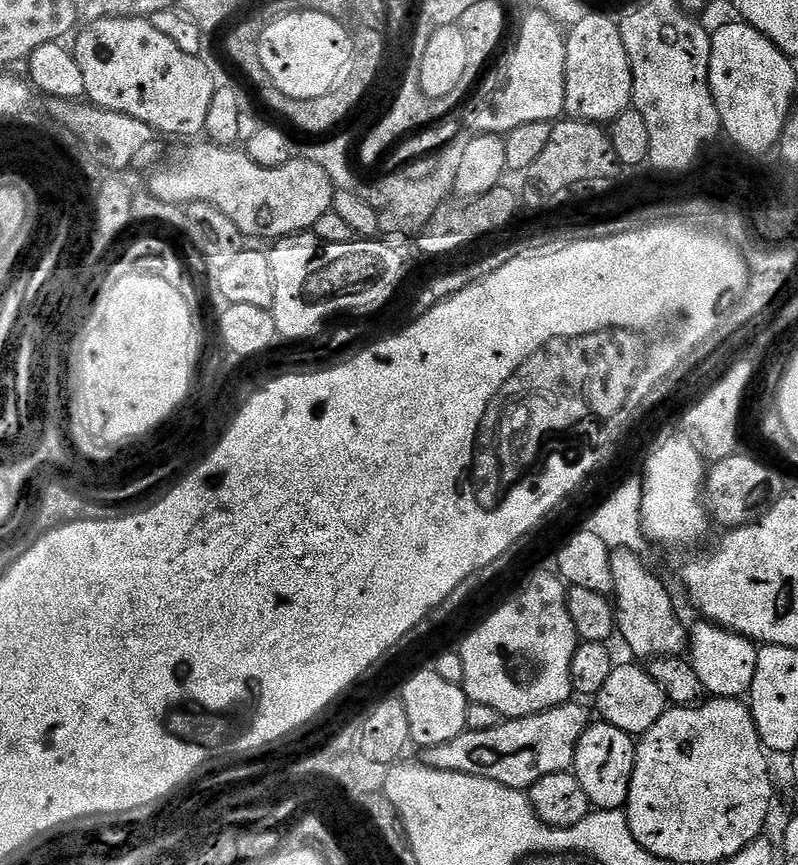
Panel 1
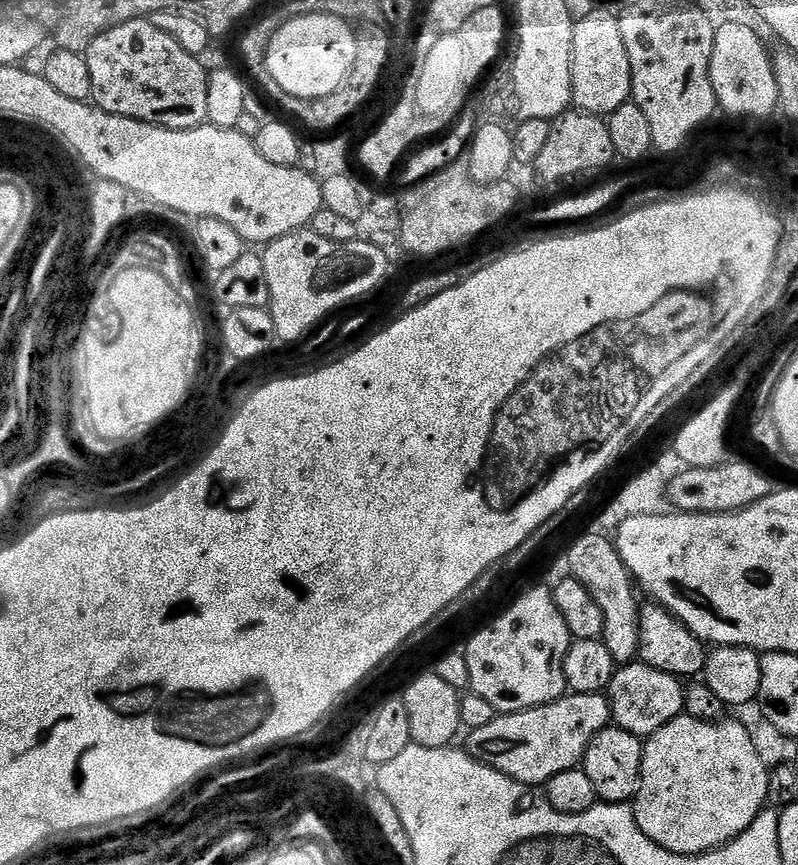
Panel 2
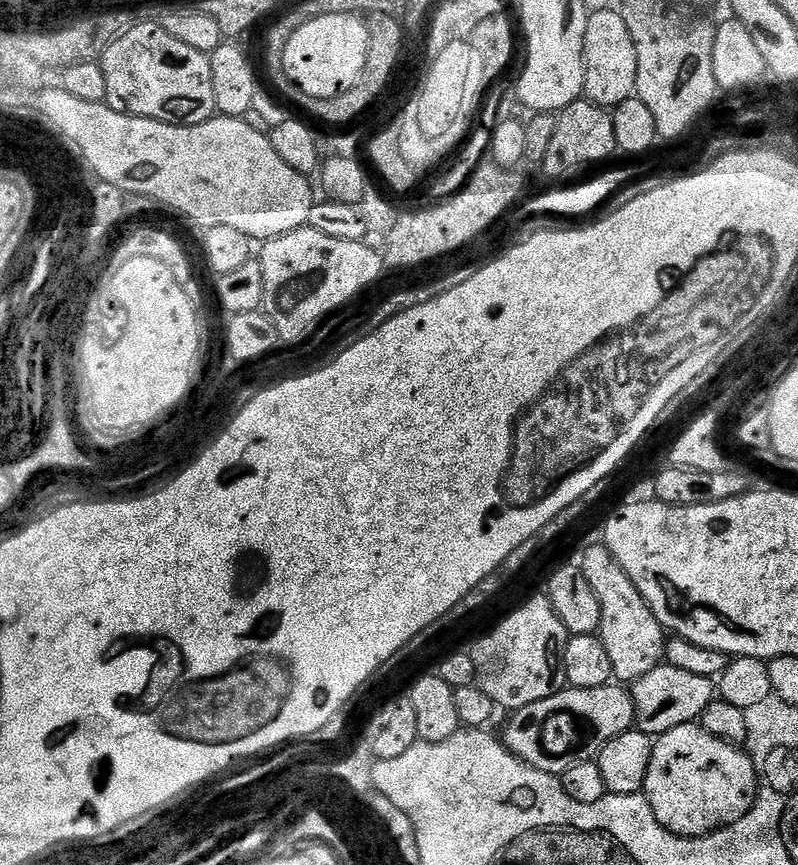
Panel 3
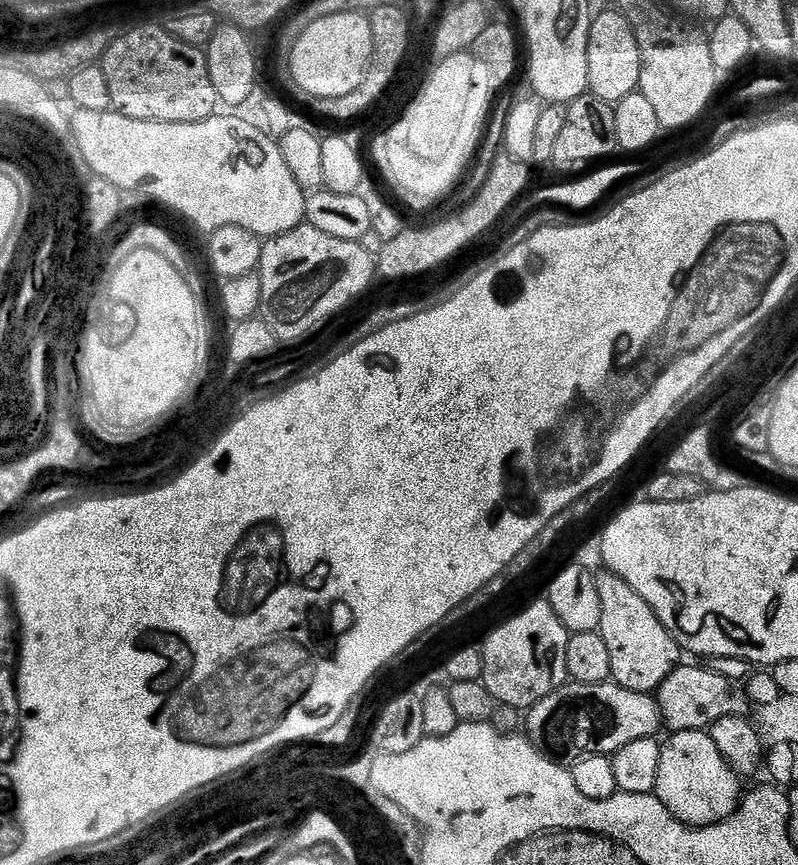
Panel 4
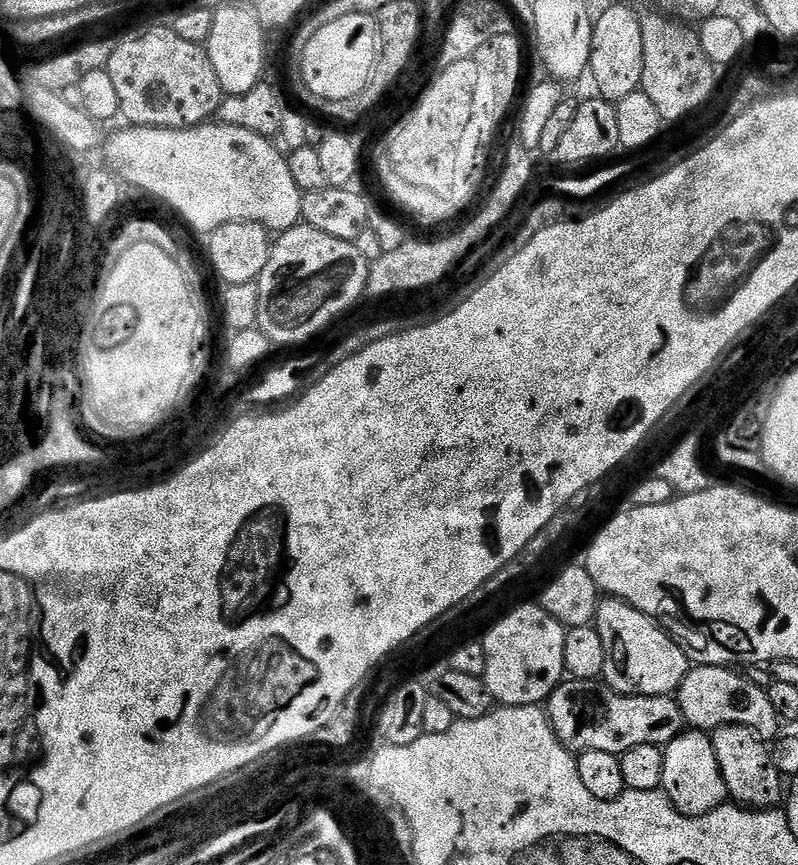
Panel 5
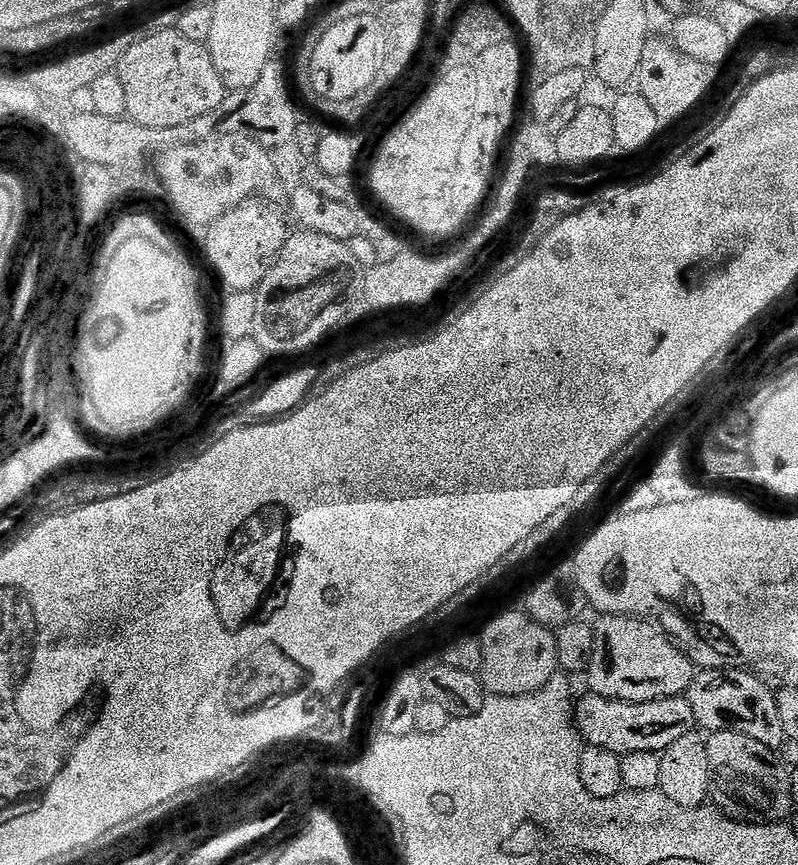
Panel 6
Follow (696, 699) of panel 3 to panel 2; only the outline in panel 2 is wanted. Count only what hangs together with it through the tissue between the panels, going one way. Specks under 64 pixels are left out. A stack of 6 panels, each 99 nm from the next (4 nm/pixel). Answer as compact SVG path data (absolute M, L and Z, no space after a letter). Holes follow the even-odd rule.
M641 662L617 667L606 695L608 705L612 708L615 727L641 738L654 735L662 730L662 726L666 726L685 711L686 688L681 677L664 673Z

